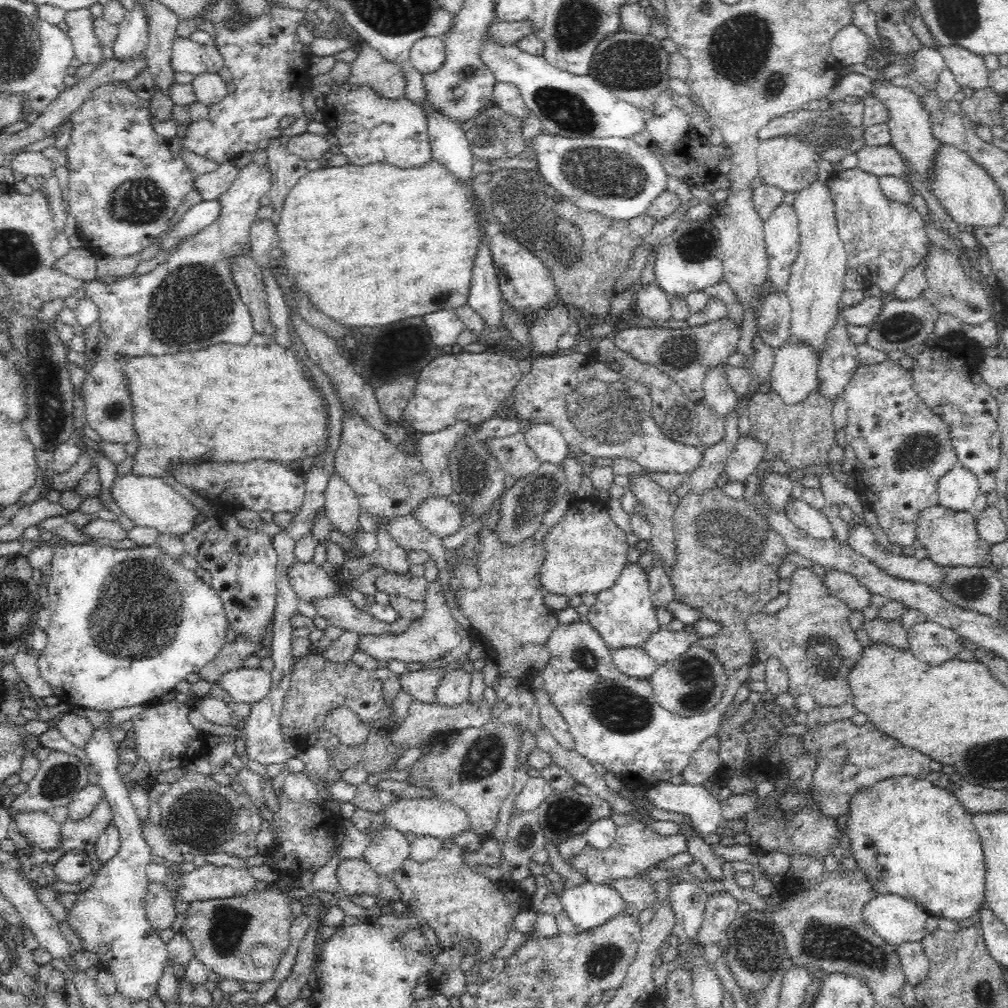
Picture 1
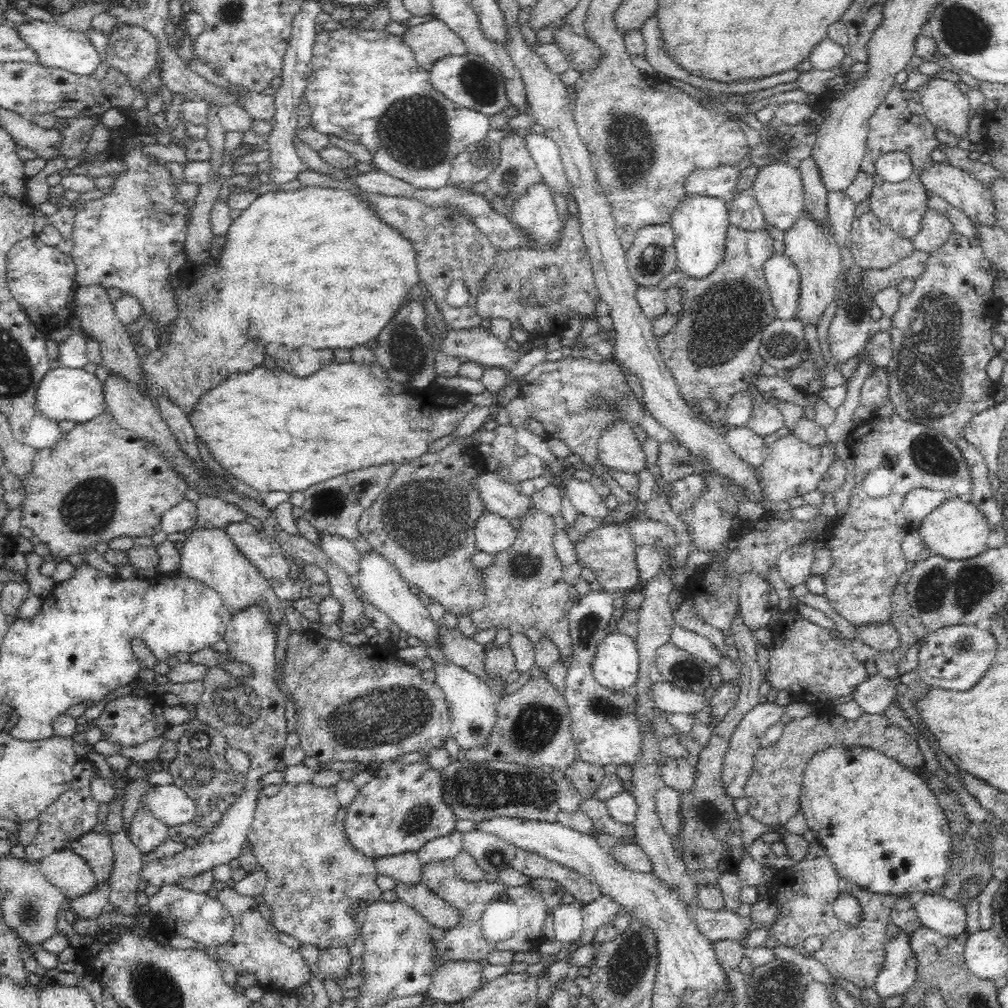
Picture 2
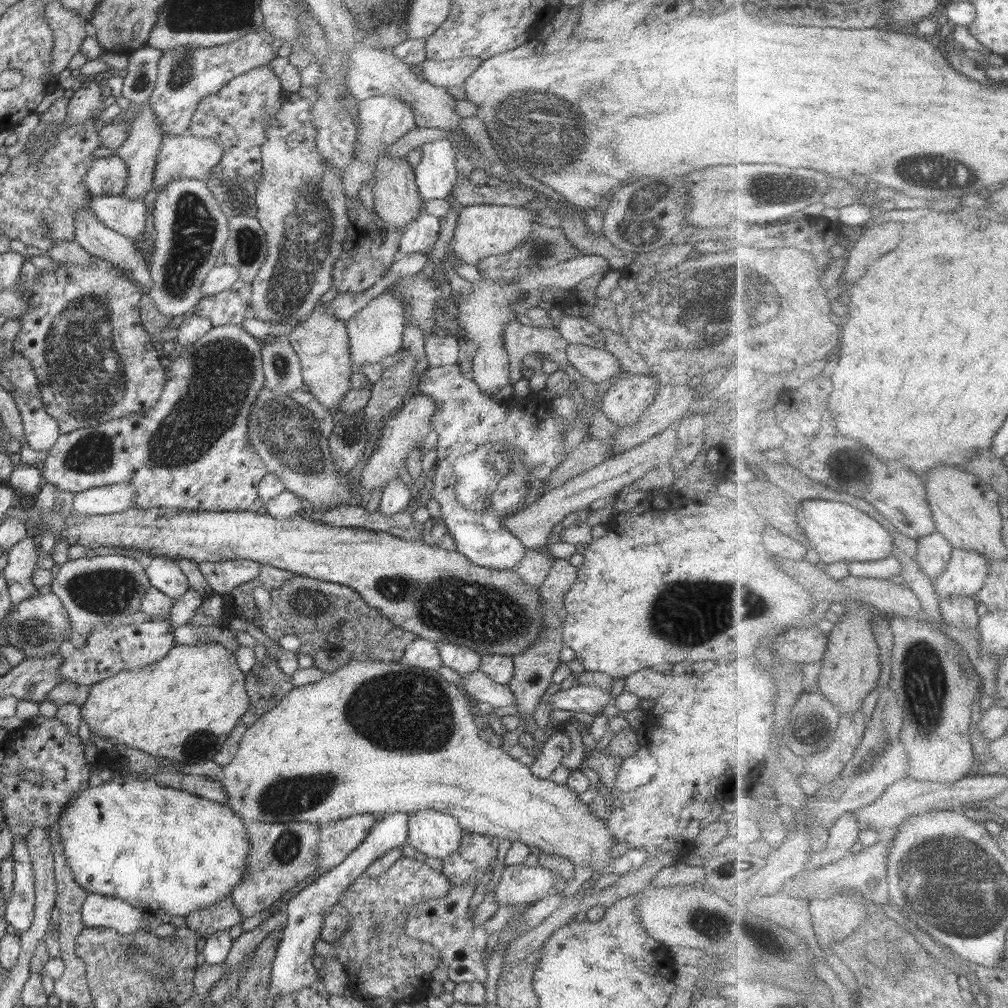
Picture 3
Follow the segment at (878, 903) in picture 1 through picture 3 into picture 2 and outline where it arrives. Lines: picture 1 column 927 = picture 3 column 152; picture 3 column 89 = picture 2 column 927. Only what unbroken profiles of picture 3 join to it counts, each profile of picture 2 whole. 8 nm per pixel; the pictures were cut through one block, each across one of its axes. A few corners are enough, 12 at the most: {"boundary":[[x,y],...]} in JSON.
{"boundary":[[923,894],[915,906],[921,927],[942,936],[966,932],[959,902]]}

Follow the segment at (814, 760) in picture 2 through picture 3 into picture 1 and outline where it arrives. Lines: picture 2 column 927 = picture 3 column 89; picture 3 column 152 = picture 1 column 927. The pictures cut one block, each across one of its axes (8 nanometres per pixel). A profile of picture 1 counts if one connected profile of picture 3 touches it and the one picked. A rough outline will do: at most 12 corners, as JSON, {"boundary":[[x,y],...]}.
{"boundary":[[927,779],[857,790],[876,893],[957,922],[986,907],[973,815]]}

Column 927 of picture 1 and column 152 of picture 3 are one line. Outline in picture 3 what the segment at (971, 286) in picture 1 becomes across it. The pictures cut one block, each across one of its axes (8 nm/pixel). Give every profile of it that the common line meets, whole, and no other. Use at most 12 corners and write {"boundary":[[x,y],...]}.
{"boundary":[[204,180],[157,192],[146,293],[186,316],[228,238]]}

